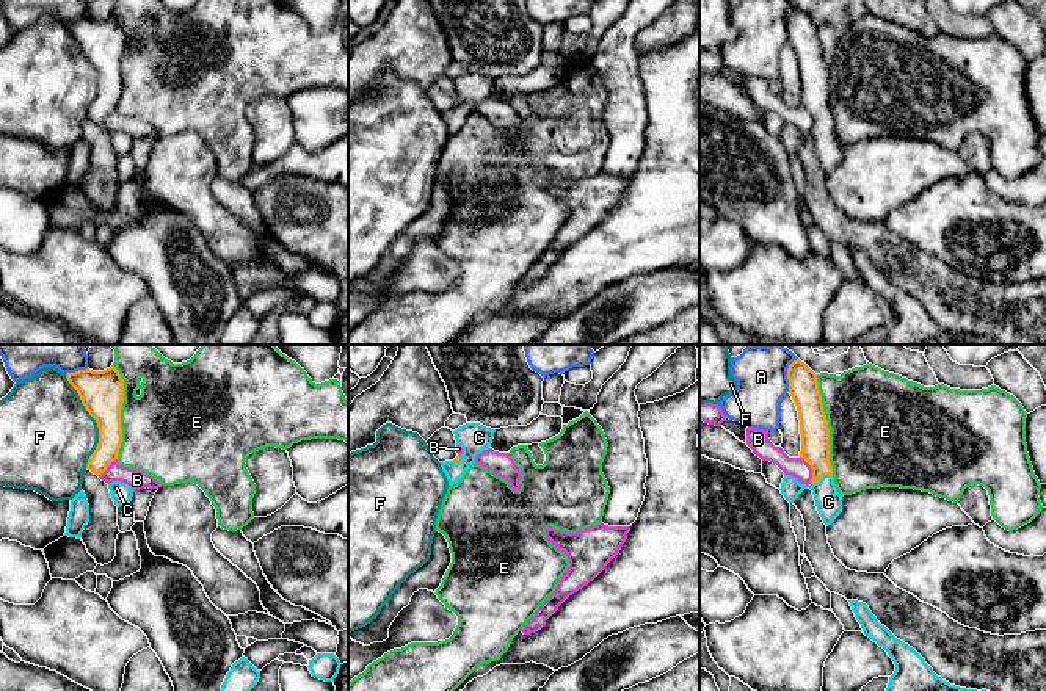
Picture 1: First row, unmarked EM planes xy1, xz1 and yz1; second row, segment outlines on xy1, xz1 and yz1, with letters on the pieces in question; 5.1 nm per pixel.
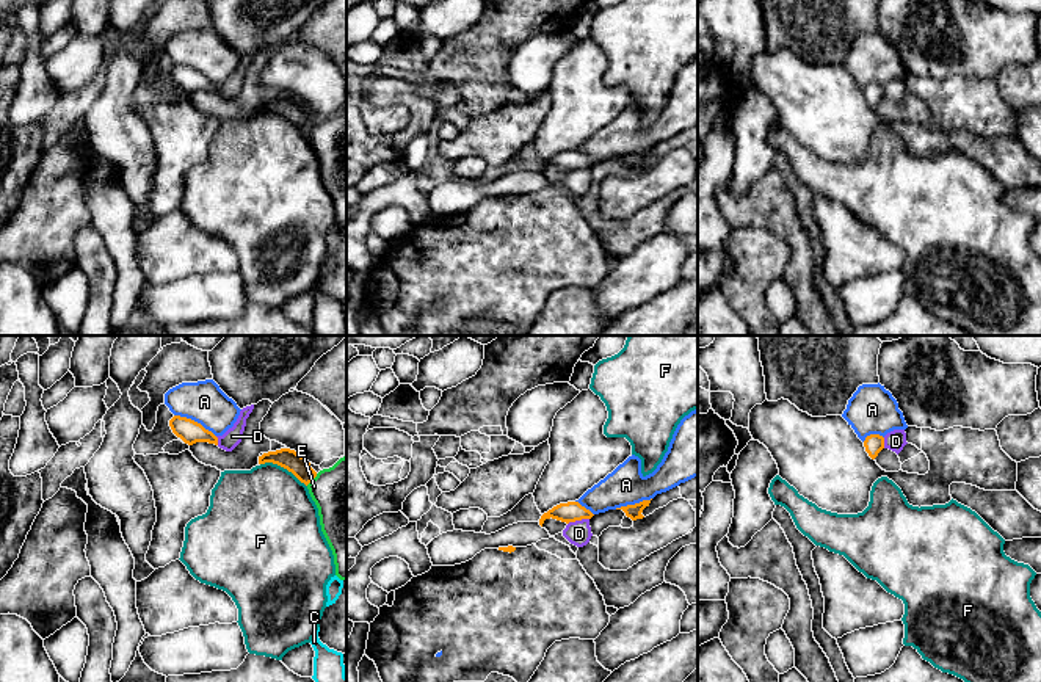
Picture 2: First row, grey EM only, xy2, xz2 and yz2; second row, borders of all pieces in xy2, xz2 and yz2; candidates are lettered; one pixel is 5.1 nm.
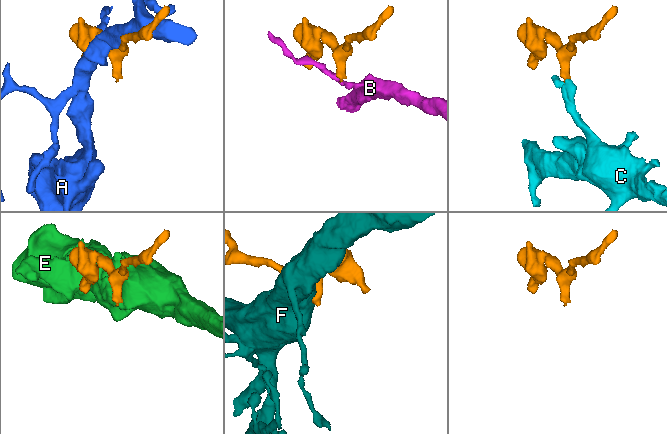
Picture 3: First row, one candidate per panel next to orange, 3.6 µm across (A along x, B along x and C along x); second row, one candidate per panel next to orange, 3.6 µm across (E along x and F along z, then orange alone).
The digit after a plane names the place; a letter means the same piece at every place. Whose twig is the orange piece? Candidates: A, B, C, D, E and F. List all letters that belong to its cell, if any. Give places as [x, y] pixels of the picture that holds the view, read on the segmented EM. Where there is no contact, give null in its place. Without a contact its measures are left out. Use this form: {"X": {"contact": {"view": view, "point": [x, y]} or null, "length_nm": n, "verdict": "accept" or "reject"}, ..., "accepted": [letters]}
{"A": {"contact": {"view": "xy2", "point": [193, 420]}, "length_nm": 240, "verdict": "reject"}, "B": {"contact": {"view": "yz1", "point": [813, 470]}, "length_nm": 160, "verdict": "reject"}, "C": {"contact": {"view": "yz1", "point": [820, 478]}, "length_nm": 130, "verdict": "accept"}, "D": {"contact": {"view": "xz2", "point": [577, 519]}, "length_nm": 120, "verdict": "reject"}, "E": {"contact": {"view": "yz1", "point": [827, 425]}, "length_nm": 500, "verdict": "reject"}, "F": {"contact": {"view": "xy1", "point": [96, 422]}, "length_nm": 500, "verdict": "reject"}, "accepted": ["C"]}

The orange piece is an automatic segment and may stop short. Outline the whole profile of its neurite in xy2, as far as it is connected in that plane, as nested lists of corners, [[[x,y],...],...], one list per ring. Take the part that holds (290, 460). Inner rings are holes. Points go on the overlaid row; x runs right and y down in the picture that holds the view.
[[[290,448],[263,453],[259,456],[259,464],[265,463],[273,463],[287,469],[306,486],[317,477],[317,472],[310,467],[310,463]]]

